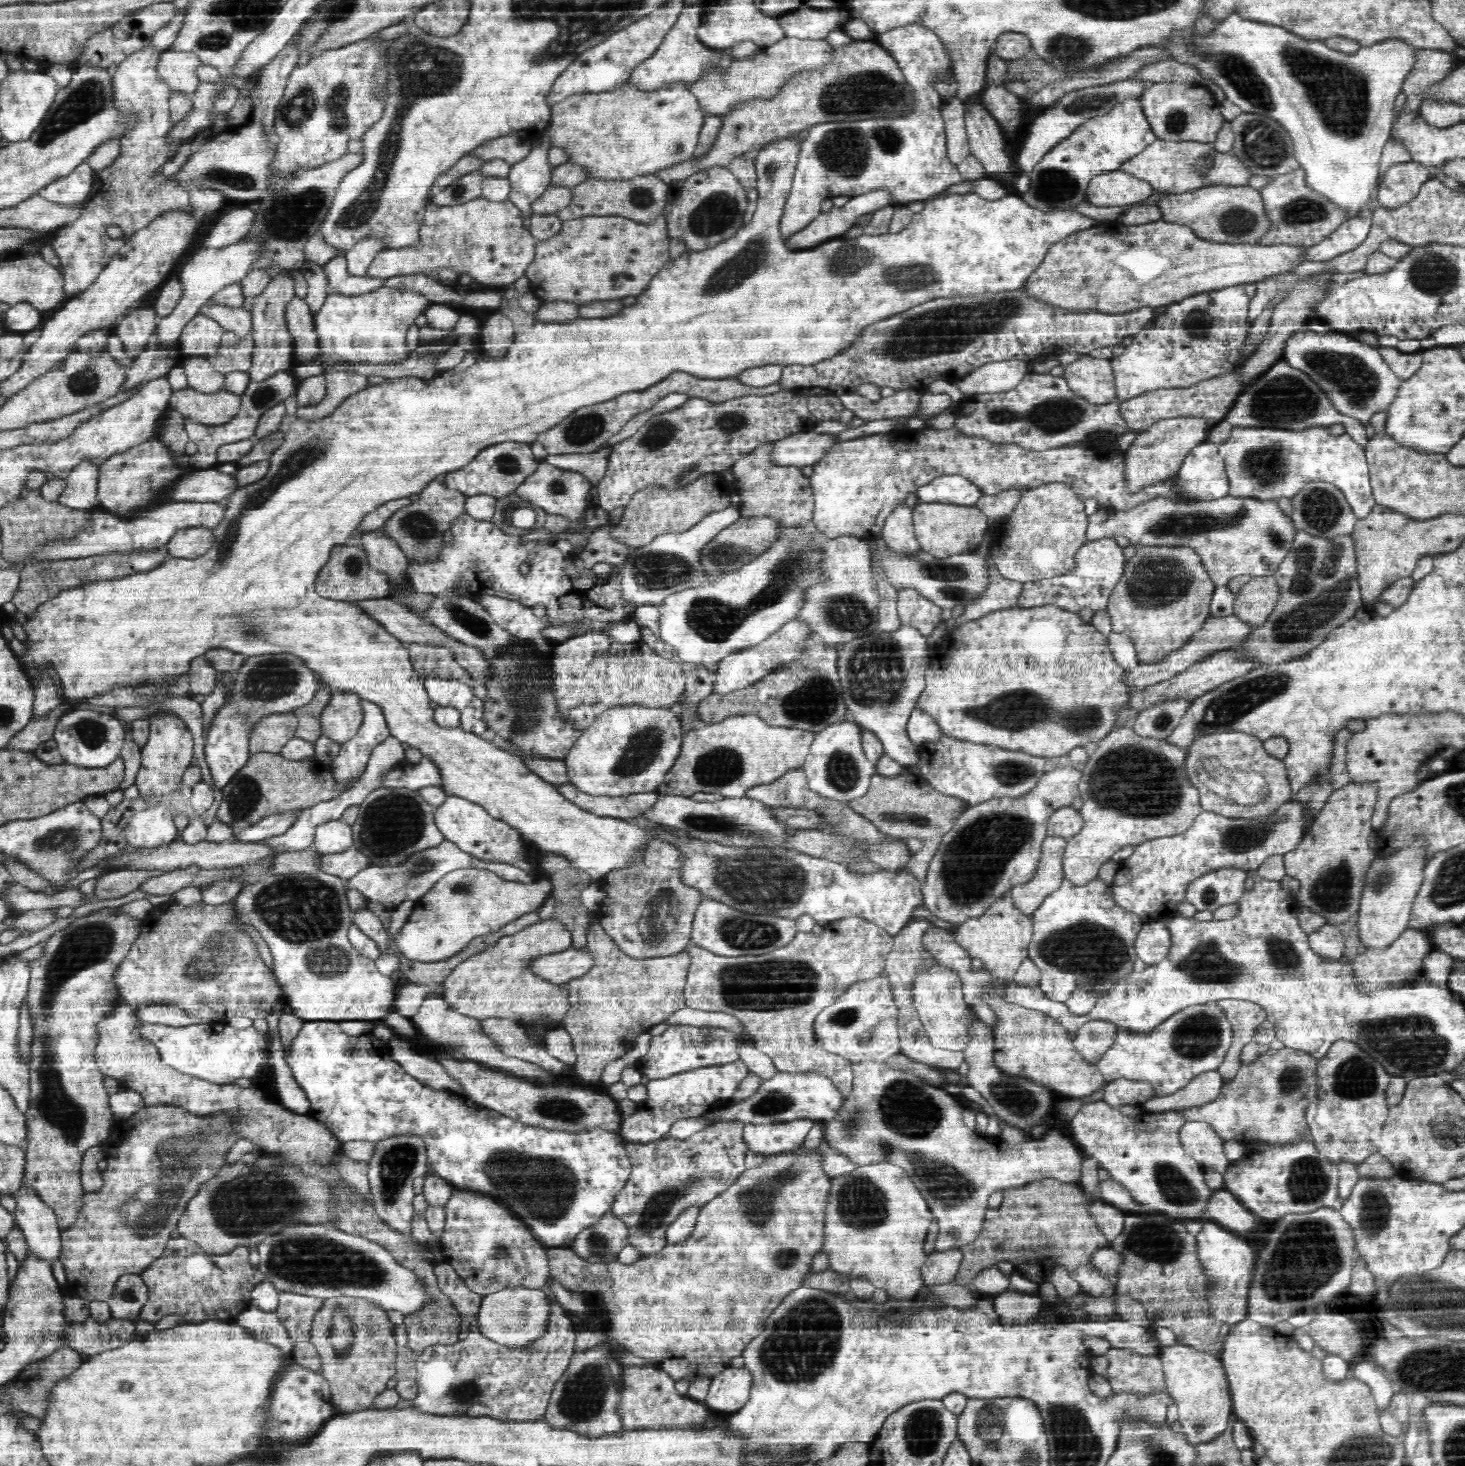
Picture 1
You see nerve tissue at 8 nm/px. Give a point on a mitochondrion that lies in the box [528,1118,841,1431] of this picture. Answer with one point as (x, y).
(581, 1400)

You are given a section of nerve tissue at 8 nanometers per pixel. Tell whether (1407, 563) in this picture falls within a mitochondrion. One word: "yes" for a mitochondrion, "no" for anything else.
no

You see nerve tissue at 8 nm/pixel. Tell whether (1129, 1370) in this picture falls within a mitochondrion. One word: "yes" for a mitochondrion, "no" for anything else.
no

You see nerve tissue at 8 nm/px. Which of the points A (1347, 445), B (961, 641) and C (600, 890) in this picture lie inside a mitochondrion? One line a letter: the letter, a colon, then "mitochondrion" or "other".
A: other
B: other
C: other

